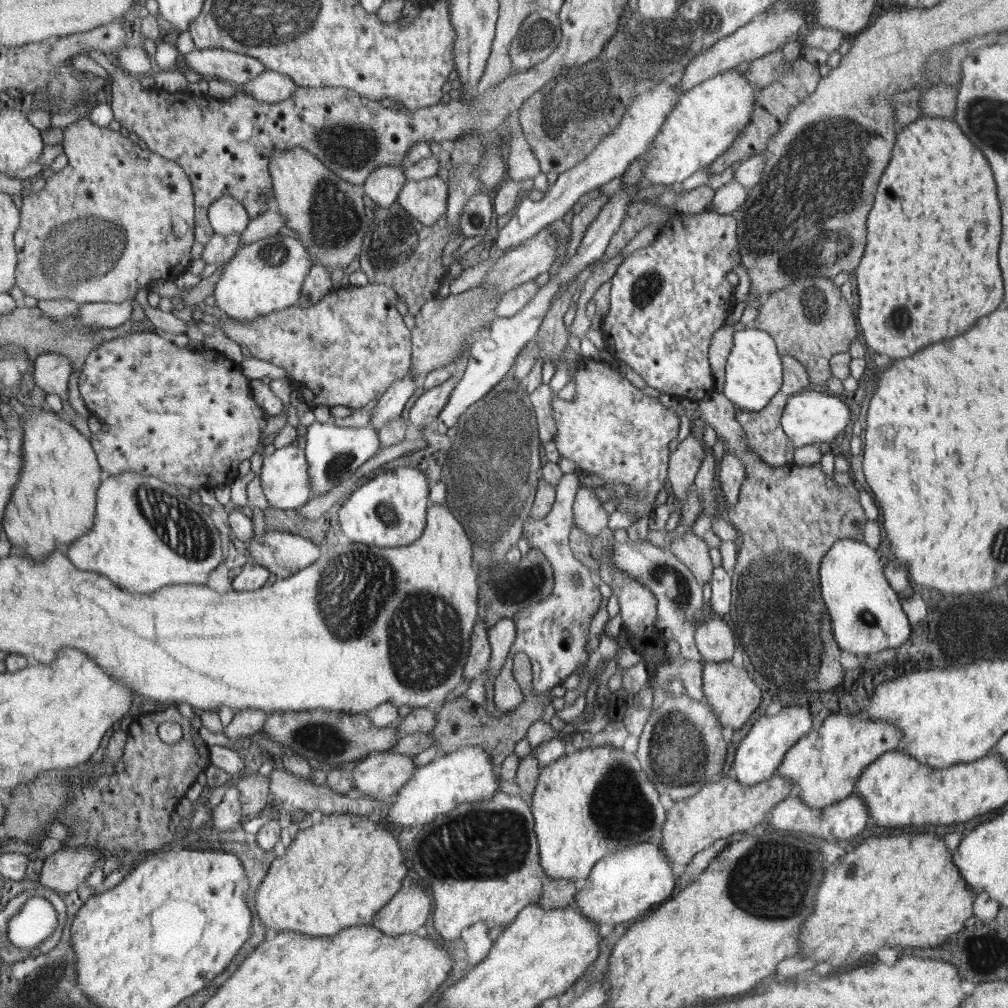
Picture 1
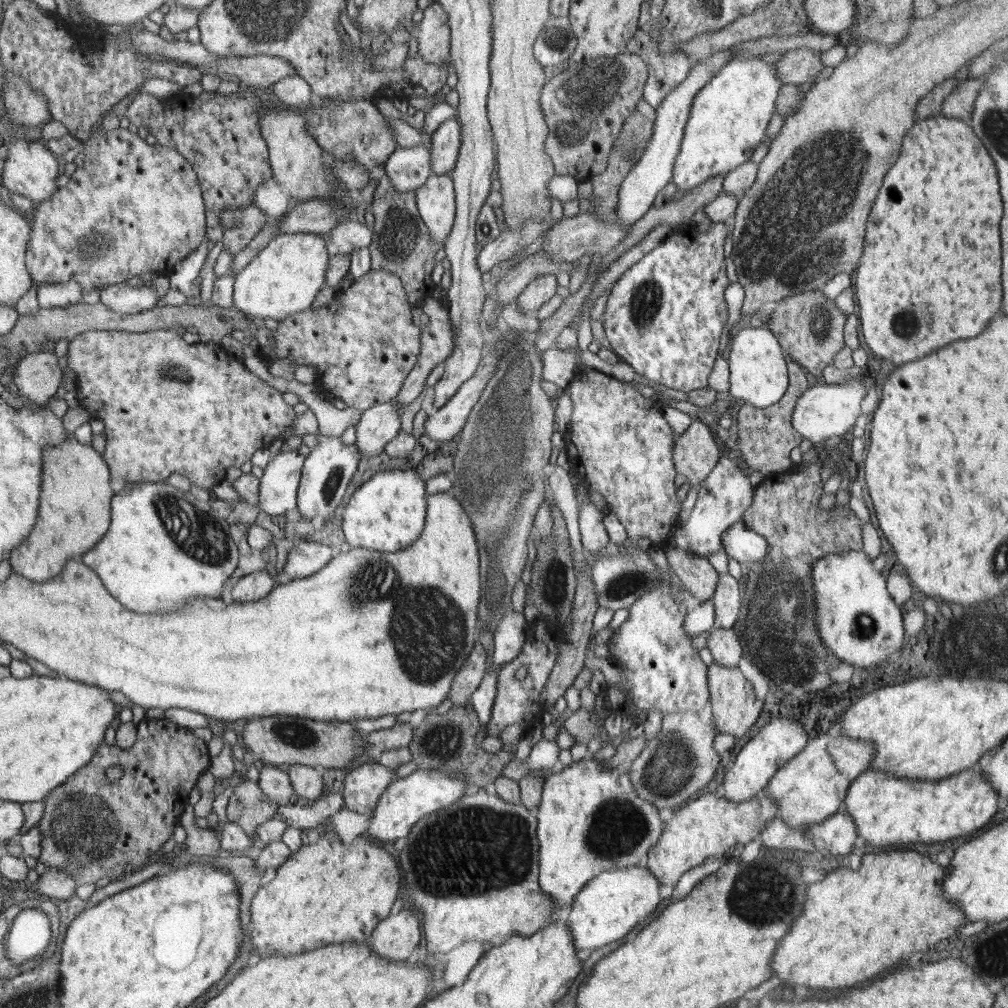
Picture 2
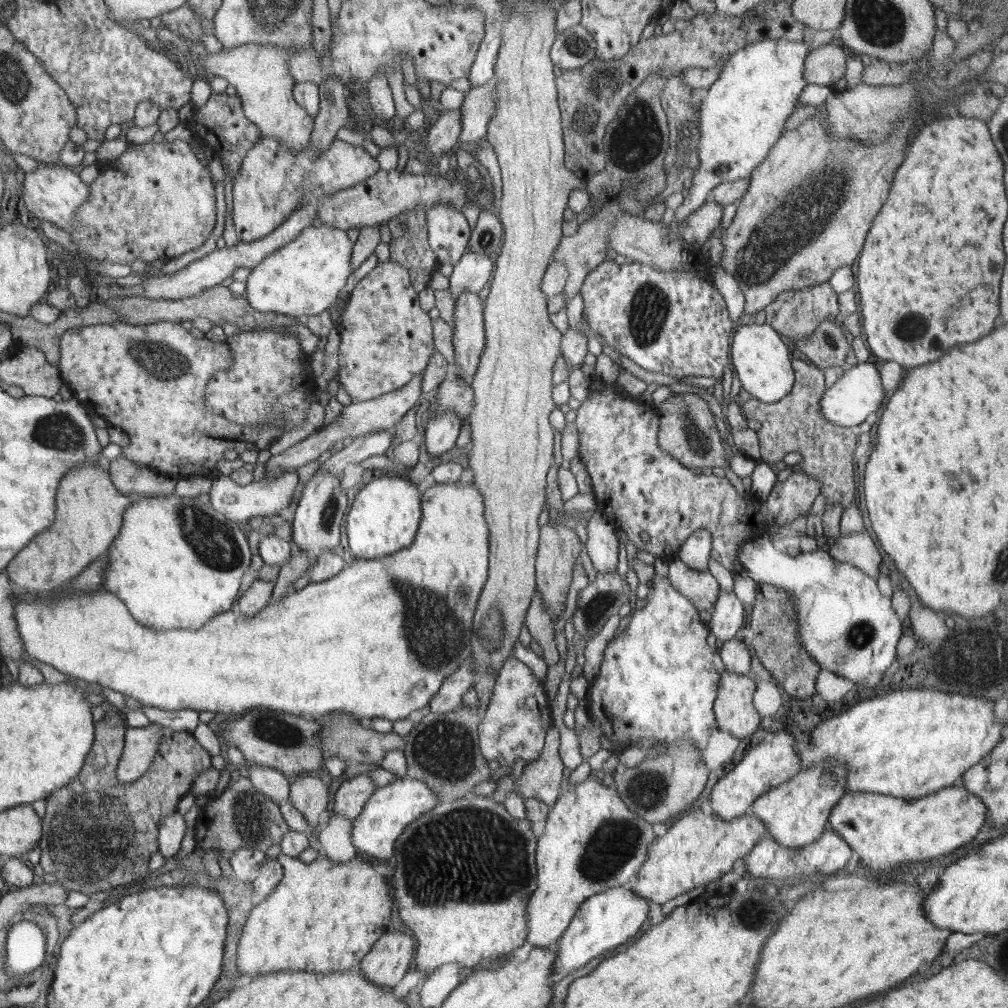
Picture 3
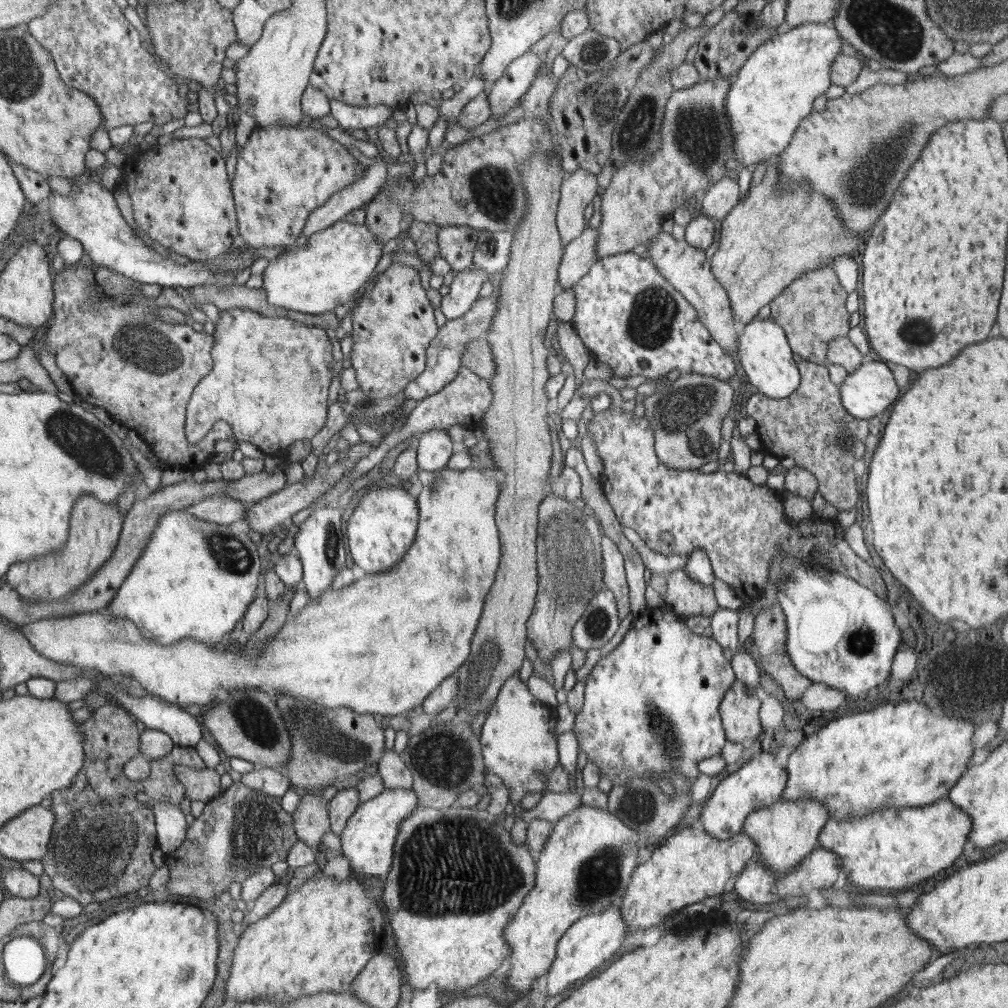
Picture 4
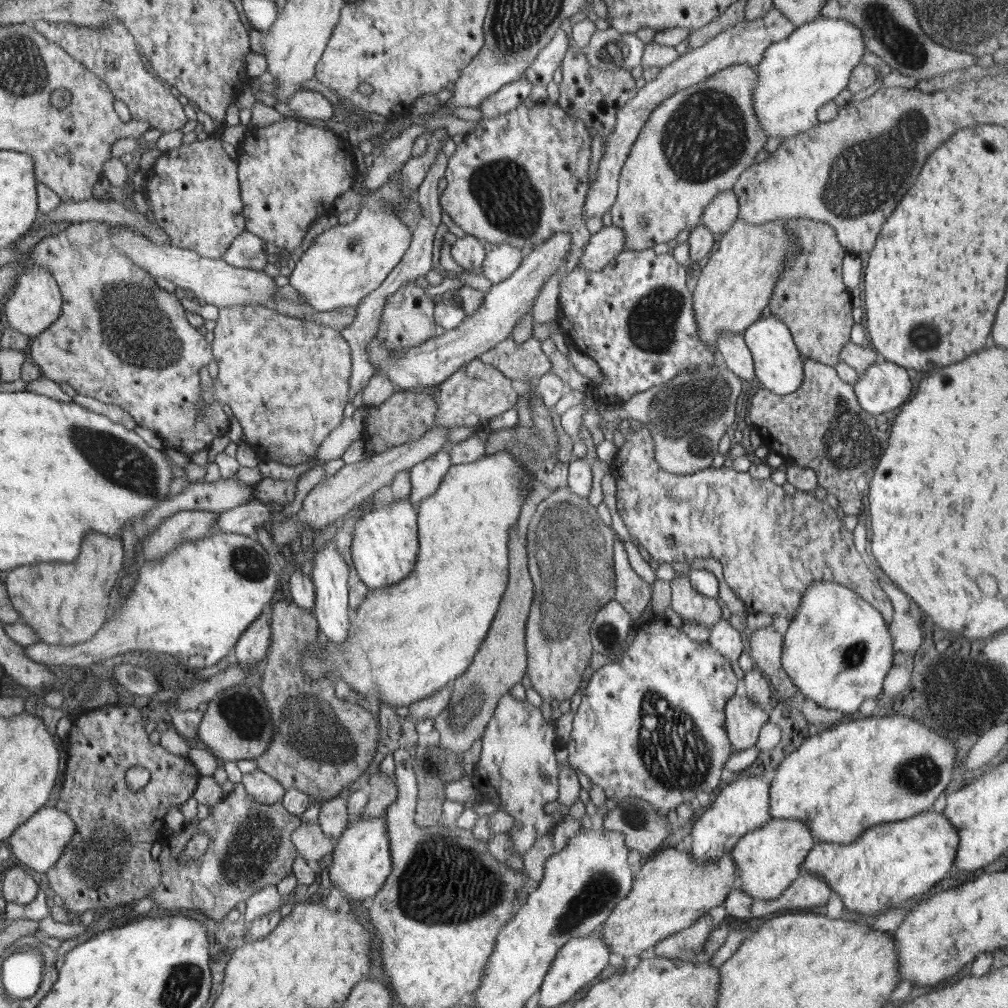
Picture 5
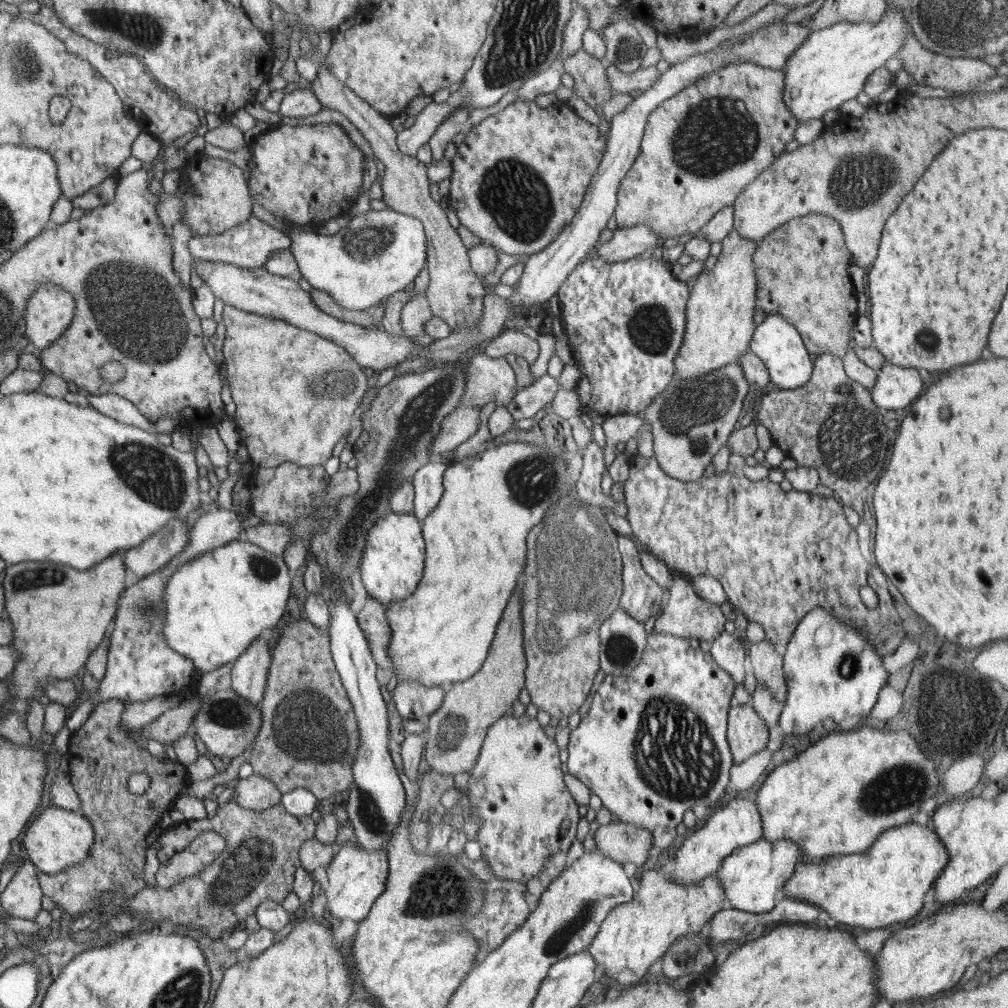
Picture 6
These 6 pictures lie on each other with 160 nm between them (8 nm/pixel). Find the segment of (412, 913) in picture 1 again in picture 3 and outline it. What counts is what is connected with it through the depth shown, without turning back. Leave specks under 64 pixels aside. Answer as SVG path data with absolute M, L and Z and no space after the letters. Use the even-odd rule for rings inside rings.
M388 928L372 945L371 952L359 964L359 970L377 986L391 990L412 966L416 939Z

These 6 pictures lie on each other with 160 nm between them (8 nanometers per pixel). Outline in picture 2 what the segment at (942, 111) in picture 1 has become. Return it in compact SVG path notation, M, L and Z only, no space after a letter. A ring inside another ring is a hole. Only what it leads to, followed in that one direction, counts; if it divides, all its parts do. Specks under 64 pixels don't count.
M968 78L957 84L943 102L943 115L954 119L969 118L975 106L976 97L983 89L985 80L983 78Z

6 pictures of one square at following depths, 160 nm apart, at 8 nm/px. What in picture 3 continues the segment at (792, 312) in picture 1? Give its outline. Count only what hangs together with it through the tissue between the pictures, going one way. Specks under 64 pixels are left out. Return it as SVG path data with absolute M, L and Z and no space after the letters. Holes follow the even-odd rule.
M826 318L819 322L812 334L804 336L800 341L794 341L794 345L817 367L844 367L850 353L850 344L843 332L844 329L838 326L835 320Z

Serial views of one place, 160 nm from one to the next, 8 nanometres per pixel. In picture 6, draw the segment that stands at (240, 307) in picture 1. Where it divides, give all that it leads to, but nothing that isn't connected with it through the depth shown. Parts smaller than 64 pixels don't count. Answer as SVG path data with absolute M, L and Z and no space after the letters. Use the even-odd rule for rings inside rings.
M370 209L352 218L347 226L331 237L302 232L298 227L290 230L288 236L292 239L289 250L298 265L297 276L304 278L316 290L330 294L340 306L347 309L364 310L384 303L391 294L405 290L408 285L412 286L427 263L428 246L422 222L392 209Z

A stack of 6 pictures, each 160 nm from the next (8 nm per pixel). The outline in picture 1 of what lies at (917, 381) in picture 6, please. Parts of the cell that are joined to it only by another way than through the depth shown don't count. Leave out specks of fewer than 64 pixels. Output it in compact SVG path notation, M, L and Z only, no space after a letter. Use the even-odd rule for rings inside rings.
M812 388L809 391L802 390L787 400L780 422L797 449L808 444L823 444L836 438L850 422L850 413L850 406L836 395L829 395L826 388Z

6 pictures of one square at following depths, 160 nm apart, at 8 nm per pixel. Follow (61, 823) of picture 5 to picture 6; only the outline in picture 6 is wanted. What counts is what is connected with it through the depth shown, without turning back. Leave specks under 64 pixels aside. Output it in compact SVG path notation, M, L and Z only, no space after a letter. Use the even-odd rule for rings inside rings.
M48 806L42 814L28 826L22 844L26 848L26 857L38 870L46 874L56 874L84 862L91 846L95 842L95 830L91 822L77 811L66 810L56 806Z

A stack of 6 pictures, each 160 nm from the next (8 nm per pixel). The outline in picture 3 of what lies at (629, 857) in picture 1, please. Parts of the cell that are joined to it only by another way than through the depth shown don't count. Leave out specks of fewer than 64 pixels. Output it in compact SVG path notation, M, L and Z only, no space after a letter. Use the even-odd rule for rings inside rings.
M624 884L587 898L579 905L578 912L555 946L555 978L574 973L590 960L602 956L604 952L614 950L620 944L626 944L646 922L648 913L648 900L633 890L626 889Z

